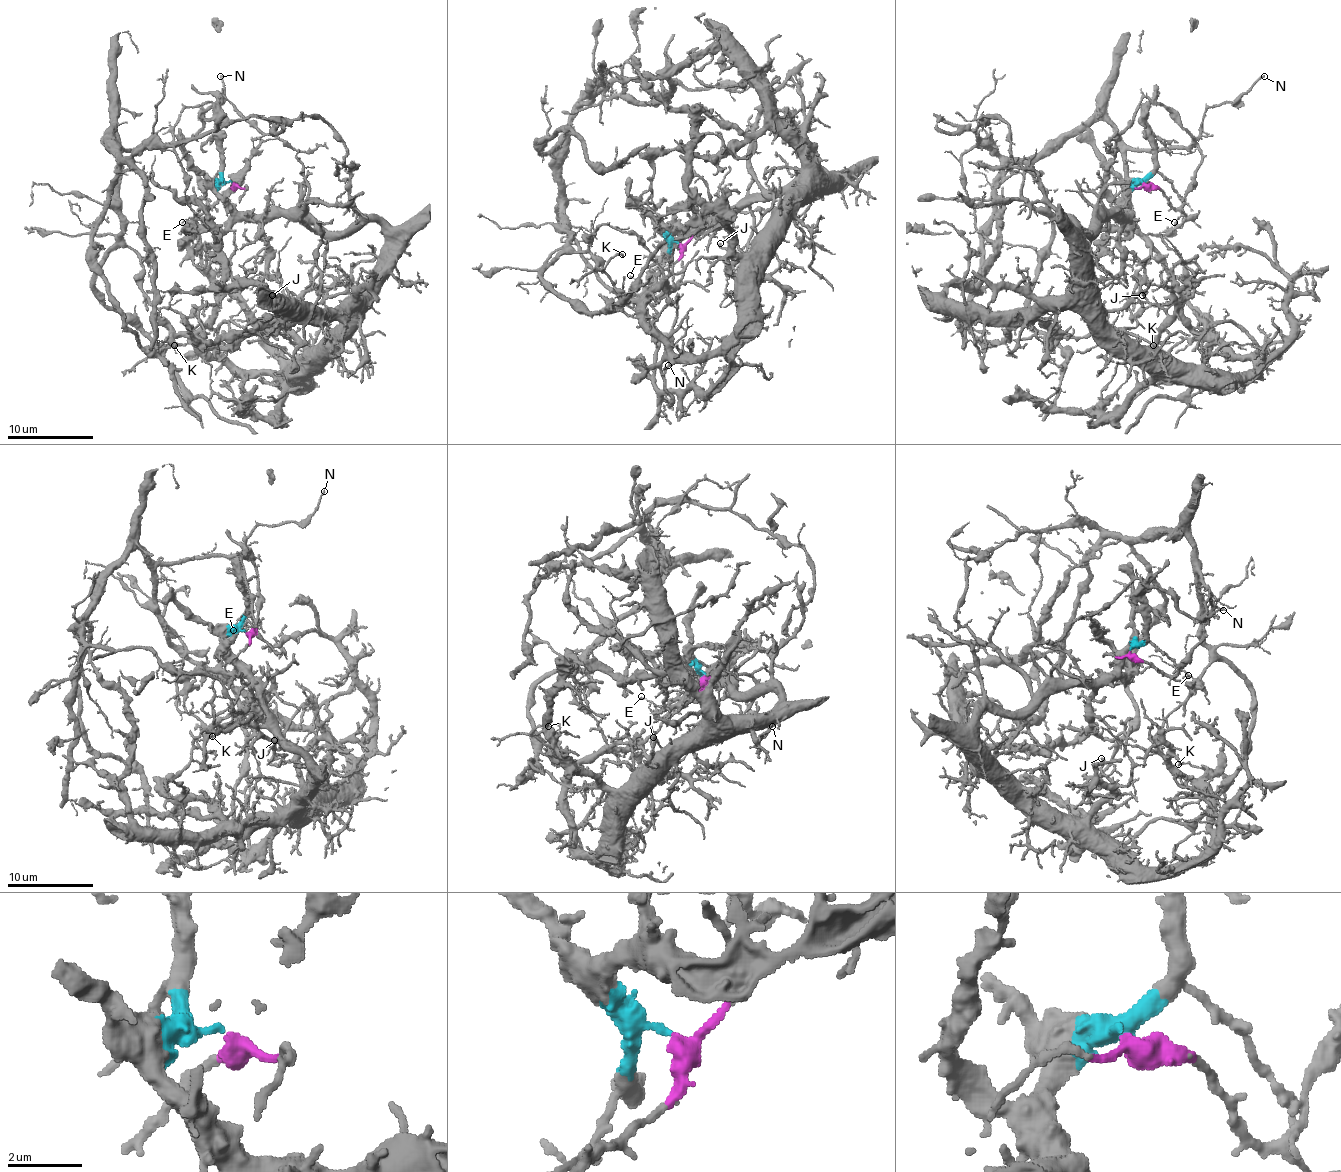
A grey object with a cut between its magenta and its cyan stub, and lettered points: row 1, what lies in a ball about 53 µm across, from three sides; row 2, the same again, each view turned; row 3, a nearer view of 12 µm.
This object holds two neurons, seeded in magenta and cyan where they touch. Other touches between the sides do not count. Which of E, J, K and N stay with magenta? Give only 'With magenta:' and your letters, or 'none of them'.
With magenta: E, N

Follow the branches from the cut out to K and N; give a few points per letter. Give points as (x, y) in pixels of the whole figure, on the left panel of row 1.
K: (231, 182), (239, 212), (376, 221), (376, 292), (293, 374), (190, 337), (157, 350), (175, 346)
N: (231, 184), (209, 208), (196, 171), (172, 134), (185, 108), (222, 95), (220, 76)

